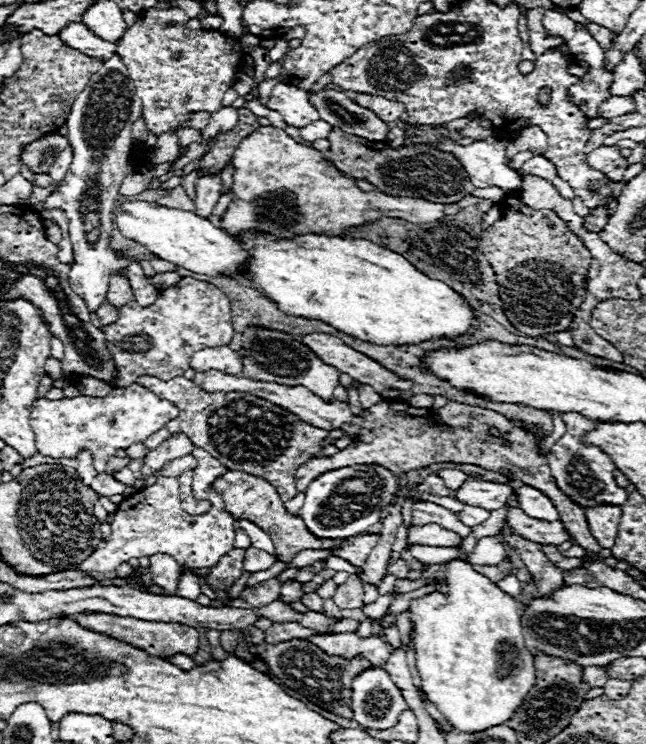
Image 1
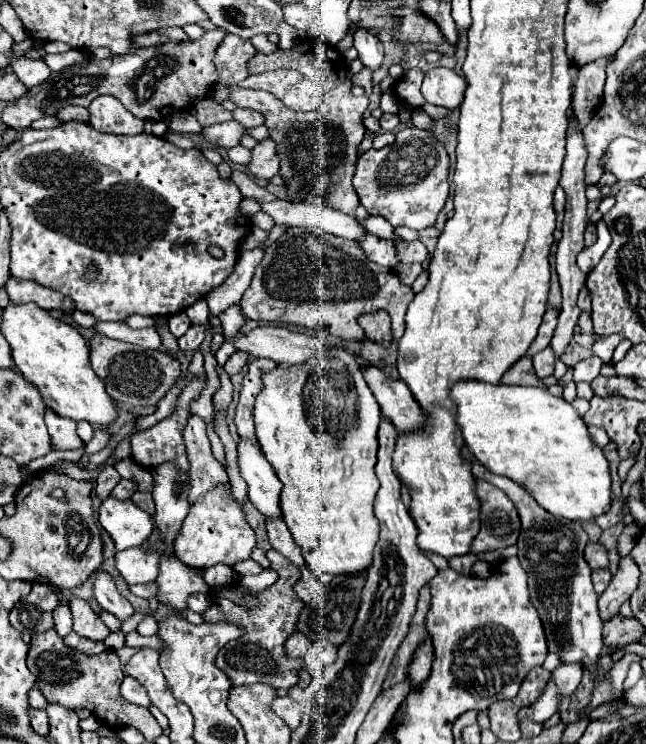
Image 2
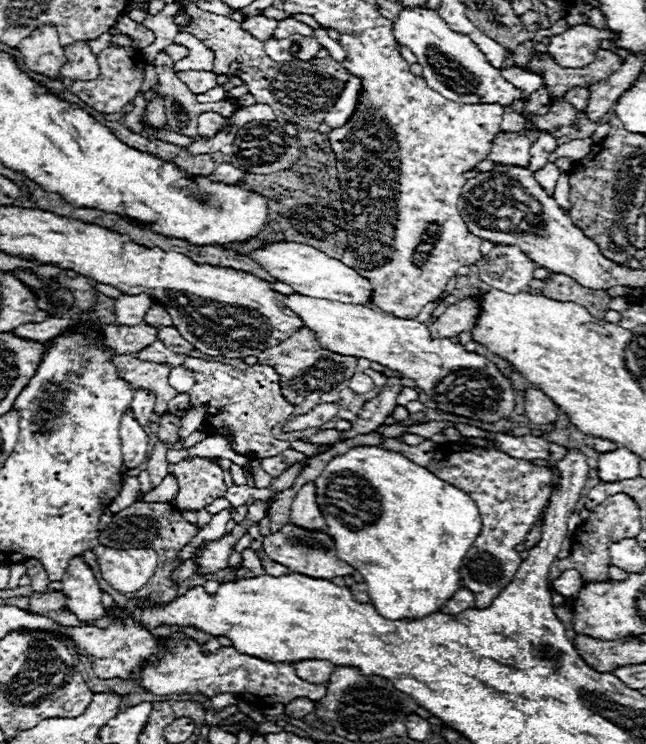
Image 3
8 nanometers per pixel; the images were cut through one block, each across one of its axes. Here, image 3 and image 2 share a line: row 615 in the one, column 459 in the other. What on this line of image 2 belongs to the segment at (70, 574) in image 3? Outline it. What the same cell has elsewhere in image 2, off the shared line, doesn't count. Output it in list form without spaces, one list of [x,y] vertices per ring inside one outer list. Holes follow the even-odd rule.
[[[432,68],[426,72],[424,84],[422,84],[422,96],[426,102],[444,106],[444,108],[458,108],[464,100],[466,92],[466,78],[456,74],[450,68]]]

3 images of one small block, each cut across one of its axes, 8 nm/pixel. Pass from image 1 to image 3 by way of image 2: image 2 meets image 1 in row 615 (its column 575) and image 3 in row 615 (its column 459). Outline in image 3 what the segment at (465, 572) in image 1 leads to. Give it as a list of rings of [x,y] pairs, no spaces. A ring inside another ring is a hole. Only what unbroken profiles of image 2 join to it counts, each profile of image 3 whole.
[[[356,446],[342,456],[334,456],[314,482],[316,500],[328,522],[328,534],[336,544],[336,556],[364,576],[368,596],[380,616],[388,620],[424,618],[438,612],[462,588],[460,564],[482,528],[480,512],[464,490],[440,480],[428,468],[414,464],[400,452],[378,446]],[[326,506],[336,506],[344,514],[332,516]]]

